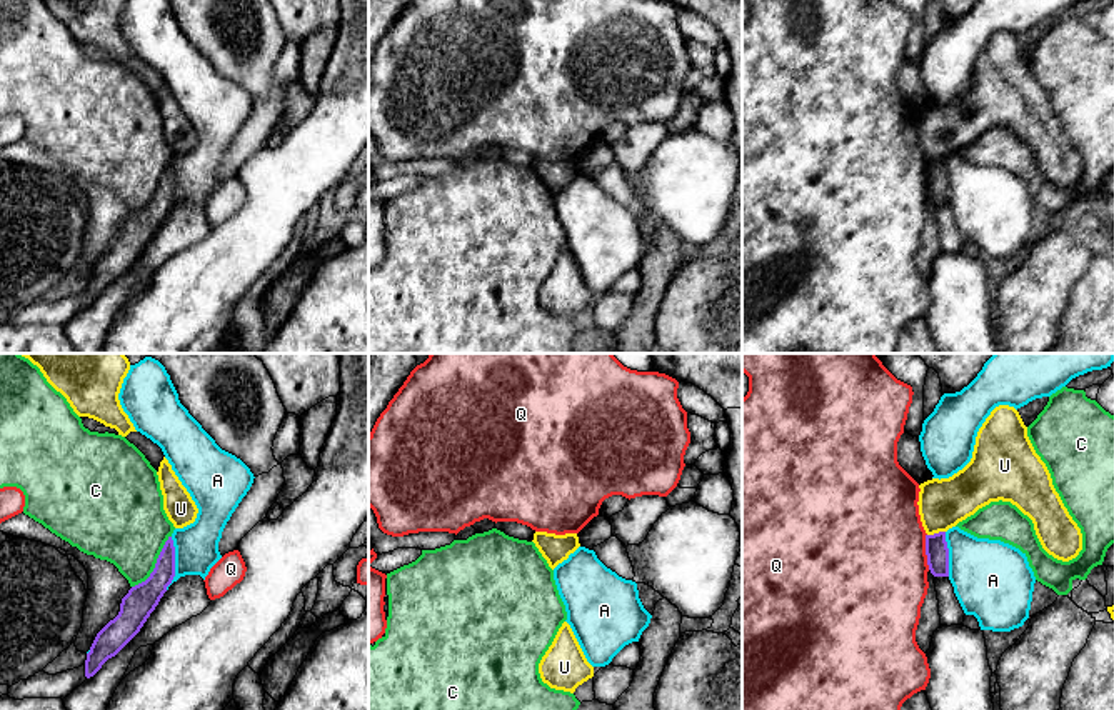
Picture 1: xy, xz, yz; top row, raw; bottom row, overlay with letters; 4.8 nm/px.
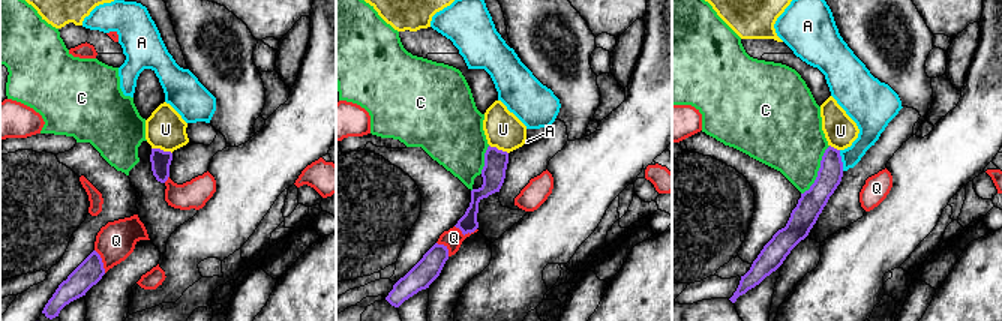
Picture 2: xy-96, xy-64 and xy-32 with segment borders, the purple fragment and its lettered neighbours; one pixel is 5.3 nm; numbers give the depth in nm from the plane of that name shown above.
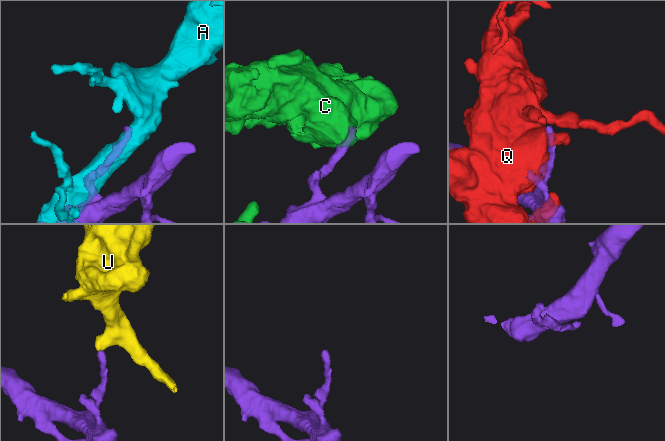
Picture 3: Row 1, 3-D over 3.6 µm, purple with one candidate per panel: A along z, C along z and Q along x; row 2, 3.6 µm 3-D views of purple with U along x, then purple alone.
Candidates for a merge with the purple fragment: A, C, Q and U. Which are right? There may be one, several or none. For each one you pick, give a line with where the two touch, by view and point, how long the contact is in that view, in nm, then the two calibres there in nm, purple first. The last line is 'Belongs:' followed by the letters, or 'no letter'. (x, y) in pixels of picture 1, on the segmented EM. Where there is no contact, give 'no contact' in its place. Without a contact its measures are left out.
Belongs: no letter

